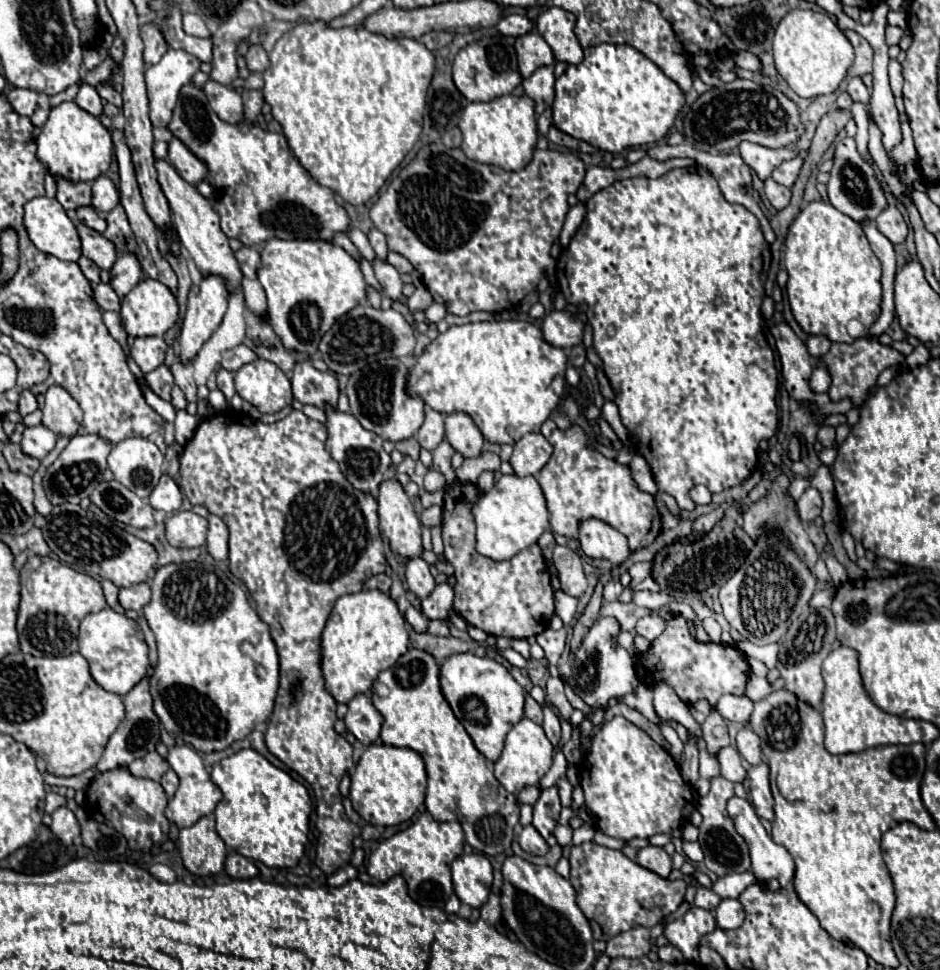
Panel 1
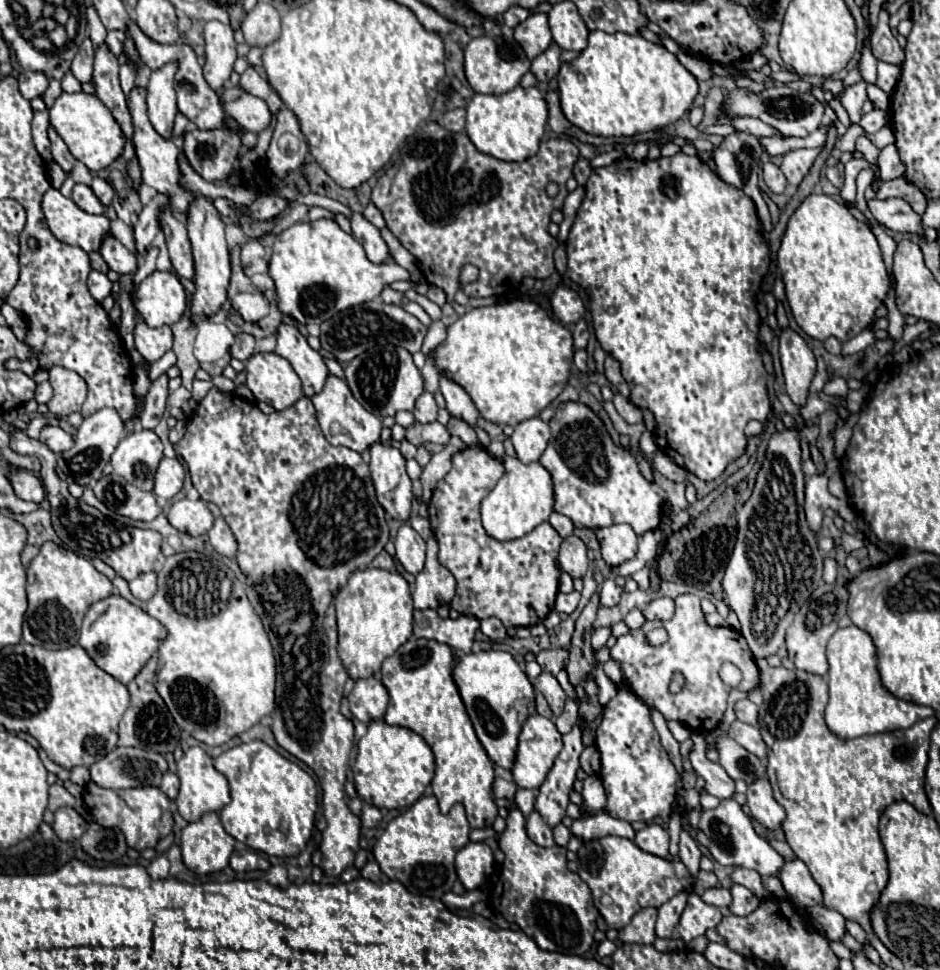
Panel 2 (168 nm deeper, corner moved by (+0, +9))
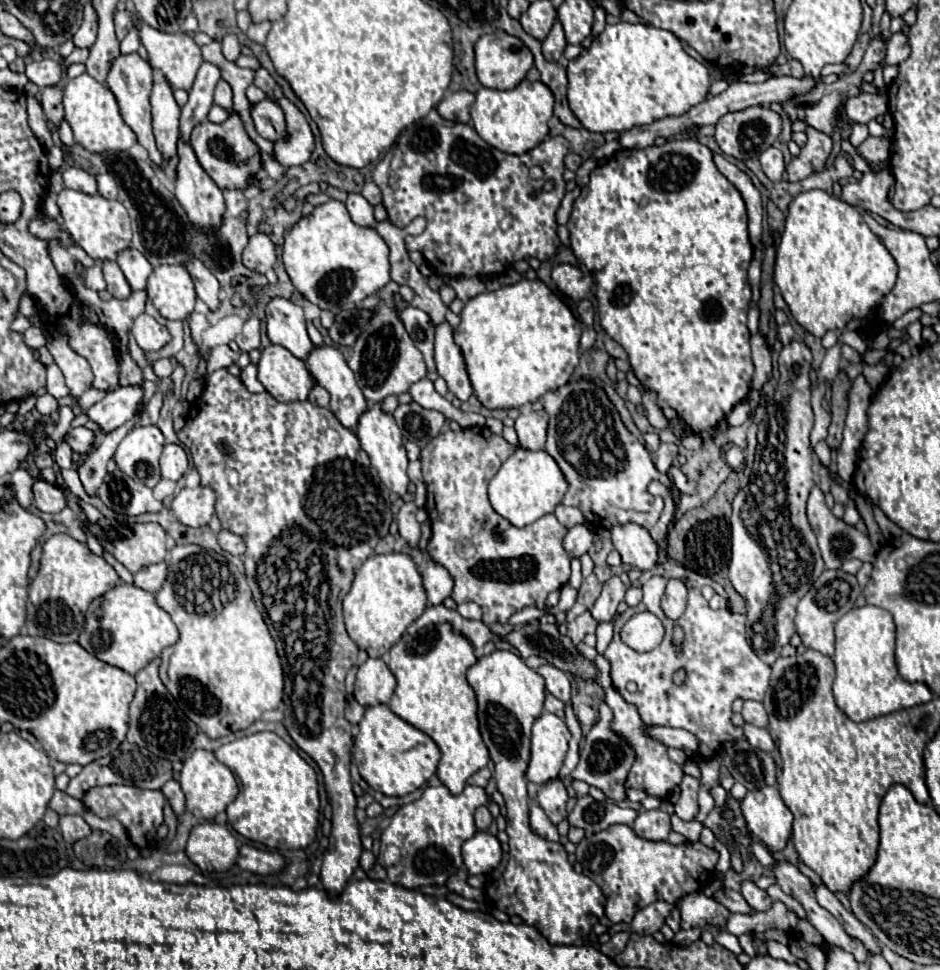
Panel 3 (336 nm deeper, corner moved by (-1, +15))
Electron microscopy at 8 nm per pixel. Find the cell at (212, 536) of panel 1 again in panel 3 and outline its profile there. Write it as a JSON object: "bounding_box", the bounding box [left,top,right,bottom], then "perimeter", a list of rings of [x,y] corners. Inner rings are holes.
{"bounding_box":[218,530,246,556],"perimeter":[[[220,530],[218,534],[218,544],[224,552],[230,552],[232,556],[242,556],[246,546],[244,546],[244,540],[238,536],[238,534],[232,534],[228,530]]]}

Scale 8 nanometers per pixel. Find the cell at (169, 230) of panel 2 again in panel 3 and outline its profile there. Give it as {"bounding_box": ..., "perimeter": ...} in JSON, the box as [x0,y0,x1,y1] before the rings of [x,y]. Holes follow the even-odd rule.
{"bounding_box":[186,254,220,310],"perimeter":[[[188,254],[188,260],[186,260],[186,270],[196,286],[196,294],[200,300],[204,300],[208,304],[210,310],[216,310],[220,300],[218,300],[218,290],[220,290],[220,284],[216,280],[216,276],[200,262],[200,258],[196,258],[194,254]]]}

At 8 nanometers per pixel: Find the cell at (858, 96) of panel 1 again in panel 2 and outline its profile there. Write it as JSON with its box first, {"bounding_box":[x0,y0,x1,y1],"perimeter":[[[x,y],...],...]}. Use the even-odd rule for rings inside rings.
{"bounding_box":[841,82,867,124],"perimeter":[[[859,82],[859,84],[855,84],[855,86],[849,86],[849,88],[845,90],[843,98],[841,98],[841,104],[843,104],[843,108],[847,110],[847,114],[849,114],[849,118],[851,118],[853,124],[857,124],[857,122],[861,120],[861,116],[863,116],[861,106],[863,106],[863,102],[867,100],[865,86],[867,86],[865,82]]]}

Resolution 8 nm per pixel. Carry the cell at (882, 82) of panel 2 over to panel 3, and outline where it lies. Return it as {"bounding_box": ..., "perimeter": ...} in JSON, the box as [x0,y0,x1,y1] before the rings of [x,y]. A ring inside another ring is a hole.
{"bounding_box":[884,32,910,66],"perimeter":[[[898,32],[898,34],[892,34],[890,40],[888,40],[888,50],[886,50],[886,58],[884,58],[884,64],[886,66],[900,66],[910,54],[910,48],[908,48],[908,38]]]}

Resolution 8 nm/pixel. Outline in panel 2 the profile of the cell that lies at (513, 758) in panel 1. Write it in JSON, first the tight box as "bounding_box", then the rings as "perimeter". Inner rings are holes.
{"bounding_box":[513,714,563,788],"perimeter":[[[539,714],[529,716],[519,736],[517,758],[513,766],[513,780],[519,788],[539,788],[545,782],[563,740],[553,720]]]}

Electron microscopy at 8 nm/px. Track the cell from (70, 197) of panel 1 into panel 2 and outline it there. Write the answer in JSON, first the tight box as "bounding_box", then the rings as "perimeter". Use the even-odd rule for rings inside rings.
{"bounding_box":[47,126,75,172],"perimeter":[[[53,126],[47,128],[47,134],[49,134],[49,140],[51,140],[51,154],[53,154],[53,160],[55,160],[65,172],[73,170],[75,158],[73,158],[73,154],[69,152],[67,144],[59,138],[59,134],[55,134],[55,128],[53,128]]]}

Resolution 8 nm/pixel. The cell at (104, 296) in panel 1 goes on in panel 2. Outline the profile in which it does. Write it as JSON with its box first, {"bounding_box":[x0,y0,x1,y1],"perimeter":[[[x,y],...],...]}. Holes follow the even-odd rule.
{"bounding_box":[89,270,111,302],"perimeter":[[[91,270],[91,276],[89,276],[89,292],[91,292],[91,296],[97,300],[97,302],[103,302],[103,298],[107,298],[109,294],[111,294],[111,280],[105,276],[105,274],[101,274],[101,272],[97,272],[97,270]]]}

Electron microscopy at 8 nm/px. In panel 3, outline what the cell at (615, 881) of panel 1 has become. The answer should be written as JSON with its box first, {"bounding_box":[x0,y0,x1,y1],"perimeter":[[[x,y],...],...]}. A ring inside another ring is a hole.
{"bounding_box":[576,824,718,922],"perimeter":[[[614,824],[602,832],[590,834],[584,840],[580,840],[576,846],[576,860],[582,864],[584,876],[594,880],[600,886],[602,894],[606,896],[604,910],[606,910],[606,916],[610,918],[610,922],[630,922],[632,916],[640,908],[644,908],[652,902],[664,900],[668,904],[678,904],[684,894],[694,892],[694,890],[704,890],[704,886],[714,876],[718,852],[706,848],[702,842],[680,844],[680,846],[672,846],[668,842],[650,842],[650,840],[640,838],[632,828],[628,828],[624,824]]]}

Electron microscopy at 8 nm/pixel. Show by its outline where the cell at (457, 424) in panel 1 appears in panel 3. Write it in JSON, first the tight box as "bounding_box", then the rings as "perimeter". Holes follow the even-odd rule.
{"bounding_box":[434,322,472,402],"perimeter":[[[448,322],[436,328],[436,344],[434,344],[434,360],[438,374],[446,380],[448,390],[460,400],[466,402],[472,396],[472,384],[468,380],[464,358],[460,348],[452,340],[452,328]]]}

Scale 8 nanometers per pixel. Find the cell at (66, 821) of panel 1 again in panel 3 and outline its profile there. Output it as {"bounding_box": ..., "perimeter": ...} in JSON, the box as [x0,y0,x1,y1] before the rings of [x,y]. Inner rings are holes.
{"bounding_box":[60,814,90,842],"perimeter":[[[74,814],[60,816],[60,830],[62,830],[62,836],[66,842],[76,842],[90,834],[90,826],[84,822],[84,818],[74,816]]]}

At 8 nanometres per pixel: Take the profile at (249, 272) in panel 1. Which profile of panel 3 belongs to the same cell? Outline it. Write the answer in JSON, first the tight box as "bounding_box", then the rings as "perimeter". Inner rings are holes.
{"bounding_box":[242,234,276,274],"perimeter":[[[266,234],[250,236],[248,246],[242,252],[242,264],[254,272],[264,274],[276,262],[276,248]]]}

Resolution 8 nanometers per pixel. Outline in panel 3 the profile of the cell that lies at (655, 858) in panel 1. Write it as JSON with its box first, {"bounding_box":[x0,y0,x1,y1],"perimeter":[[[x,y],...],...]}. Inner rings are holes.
{"bounding_box":[634,810,670,842],"perimeter":[[[644,810],[634,822],[634,832],[652,842],[664,842],[670,830],[670,816],[664,810]]]}

